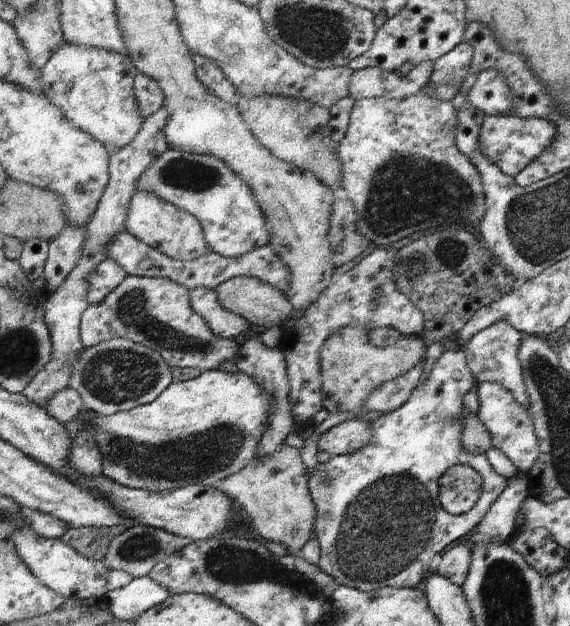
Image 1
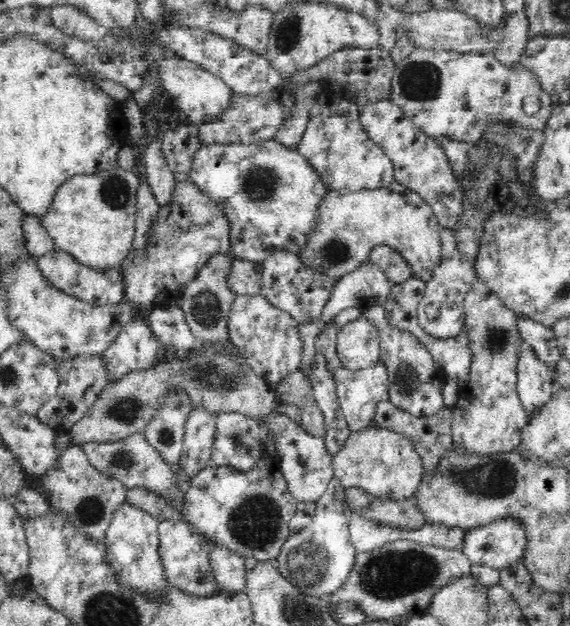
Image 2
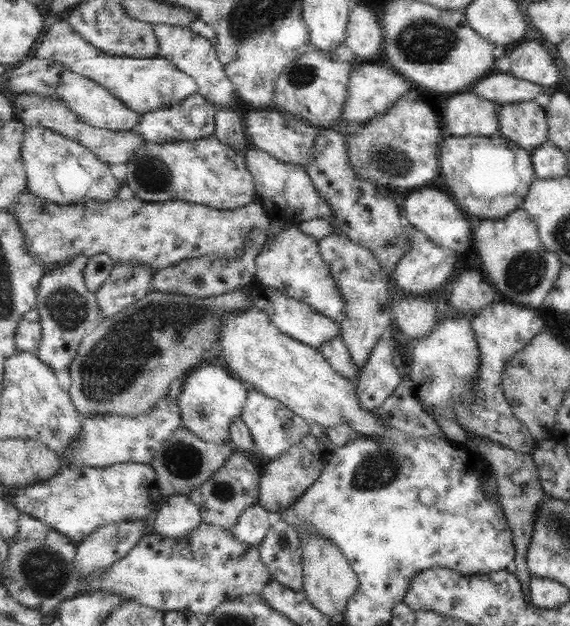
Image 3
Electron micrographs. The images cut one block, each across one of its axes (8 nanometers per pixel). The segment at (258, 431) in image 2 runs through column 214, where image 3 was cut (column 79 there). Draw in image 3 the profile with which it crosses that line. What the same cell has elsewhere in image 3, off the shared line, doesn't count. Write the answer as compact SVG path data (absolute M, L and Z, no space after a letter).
M171 397L159 399L152 408L152 411L148 415L143 416L128 417L118 414L108 414L101 417L83 417L80 441L68 450L68 458L61 459L69 462L69 464L89 465L95 468L132 462L150 464L155 458L156 450L162 445L162 442L172 438L177 428L179 428L179 424L181 424L182 417L178 412L173 410L174 403L177 405L177 397L175 400Z

